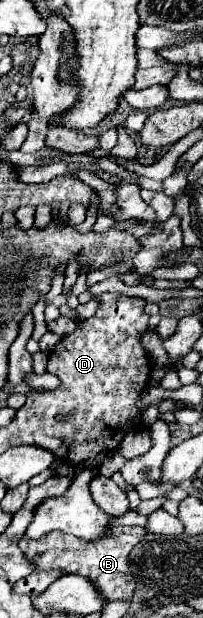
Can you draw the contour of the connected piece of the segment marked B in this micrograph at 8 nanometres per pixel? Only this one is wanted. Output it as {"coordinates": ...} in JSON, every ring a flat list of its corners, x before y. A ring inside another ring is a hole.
{"coordinates":[[121,526,121,528,113,530,113,536,109,540,101,540,97,544,85,544,83,540,77,540,73,536,49,532,49,536,45,536,45,540,27,540,27,536,21,536,19,548,39,570,65,568,69,574,87,576,109,598,109,602,115,602,115,600,127,600,133,596,135,580,129,570,129,564,131,564,129,554,135,548,135,544,139,544,145,538,145,534,147,534,147,528]]}

